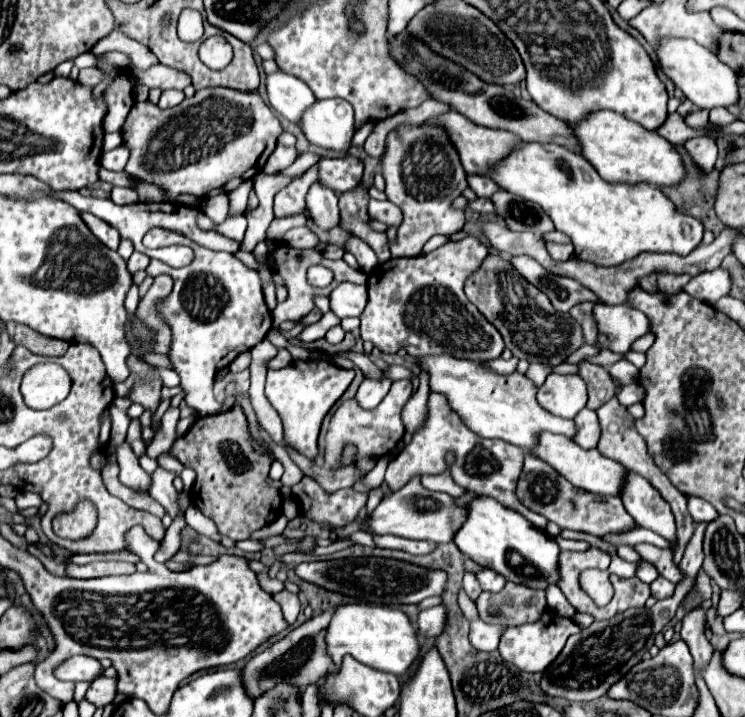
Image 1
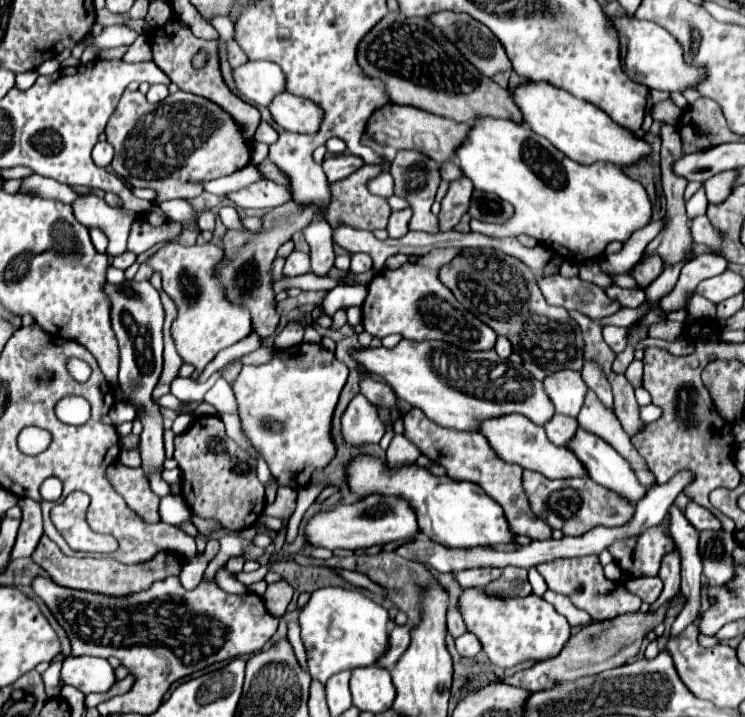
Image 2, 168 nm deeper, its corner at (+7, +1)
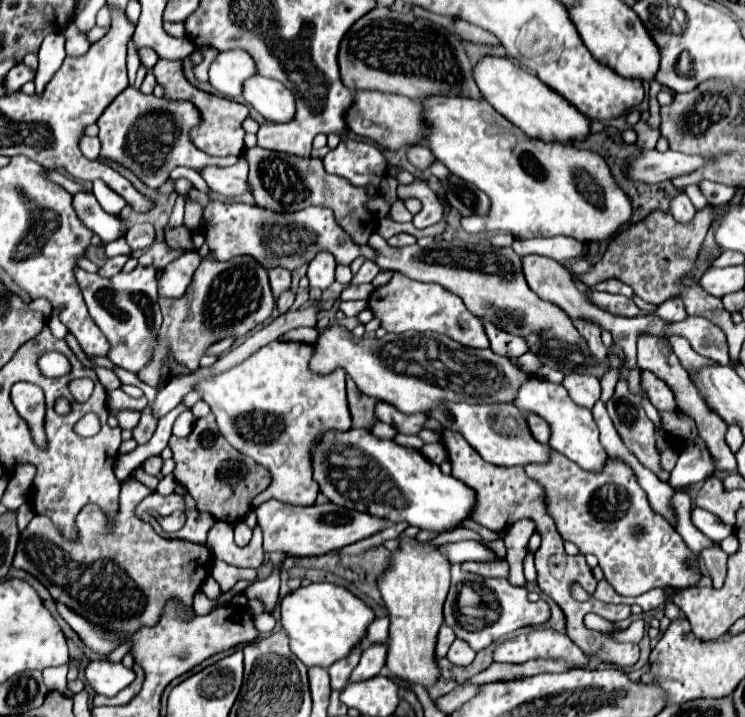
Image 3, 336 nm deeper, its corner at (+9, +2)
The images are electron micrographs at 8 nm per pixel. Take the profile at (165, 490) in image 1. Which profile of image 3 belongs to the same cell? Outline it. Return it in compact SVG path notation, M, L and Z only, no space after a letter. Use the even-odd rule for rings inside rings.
M137 266L129 274L119 272L111 278L89 274L81 268L77 268L75 274L91 318L95 320L95 324L101 328L101 332L107 336L111 344L107 358L133 374L137 374L141 368L145 368L151 362L161 330L161 310L157 304L155 272L157 270L153 266Z

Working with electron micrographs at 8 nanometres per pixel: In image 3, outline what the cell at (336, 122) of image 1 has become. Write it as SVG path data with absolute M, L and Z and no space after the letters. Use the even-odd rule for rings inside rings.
M251 78L243 86L243 98L269 122L291 122L295 118L295 96L271 78Z

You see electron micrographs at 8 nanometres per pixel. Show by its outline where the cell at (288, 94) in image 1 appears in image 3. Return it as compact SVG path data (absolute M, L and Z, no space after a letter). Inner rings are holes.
M229 50L221 52L209 68L209 82L213 88L231 100L241 98L245 80L257 76L257 64L251 54L245 50Z

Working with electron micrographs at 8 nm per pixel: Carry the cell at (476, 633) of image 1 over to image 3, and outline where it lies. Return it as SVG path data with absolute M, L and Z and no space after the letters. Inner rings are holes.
M457 638L457 640L451 644L451 648L449 648L449 652L447 652L447 658L449 658L453 664L457 664L457 666L467 666L467 664L473 662L475 652L471 650L471 646L467 646L467 642L463 642L463 640Z

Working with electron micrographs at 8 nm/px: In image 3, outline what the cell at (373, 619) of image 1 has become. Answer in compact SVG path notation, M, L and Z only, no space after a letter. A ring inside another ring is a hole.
M315 582L287 594L281 600L281 624L291 638L291 650L307 666L329 668L333 662L349 656L353 648L365 642L367 628L375 612L347 588L331 582Z

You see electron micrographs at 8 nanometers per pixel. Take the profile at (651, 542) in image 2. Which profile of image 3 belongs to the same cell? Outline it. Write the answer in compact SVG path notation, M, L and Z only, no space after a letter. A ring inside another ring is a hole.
M555 452L547 466L525 466L525 474L545 488L547 512L555 520L563 540L573 542L583 556L585 554L597 556L605 578L619 594L639 596L657 586L687 588L687 586L695 586L695 582L699 580L701 576L699 568L685 566L687 560L693 560L693 552L685 546L677 530L649 508L647 496L643 494L643 490L639 490L639 484L635 482L635 474L631 474L629 466L623 466L623 462L613 462L611 458L607 462L607 470L599 474L591 474L581 470L563 454Z

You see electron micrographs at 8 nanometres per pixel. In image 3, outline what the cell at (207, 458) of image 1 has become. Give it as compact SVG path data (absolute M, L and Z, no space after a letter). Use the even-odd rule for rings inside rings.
M213 414L199 418L189 436L171 436L169 448L173 450L173 460L177 464L173 472L175 480L183 484L195 498L199 512L207 512L215 520L223 520L229 524L241 522L251 510L251 500L269 486L271 474L267 474L267 470L263 470L263 466L259 466L253 458L237 452L223 438L223 434L219 434Z

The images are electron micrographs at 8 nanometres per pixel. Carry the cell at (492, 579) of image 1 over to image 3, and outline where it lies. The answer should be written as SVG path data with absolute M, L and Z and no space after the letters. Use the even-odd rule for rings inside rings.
M499 560L499 562L467 562L461 564L463 570L471 572L471 574L479 574L483 578L507 578L507 562Z

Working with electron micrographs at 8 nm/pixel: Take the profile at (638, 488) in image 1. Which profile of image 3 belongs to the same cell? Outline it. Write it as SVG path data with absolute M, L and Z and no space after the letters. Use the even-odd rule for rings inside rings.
M533 376L531 380L527 380L521 386L519 398L513 404L519 406L519 410L535 412L549 422L549 426L551 426L549 446L553 450L567 456L569 460L573 460L575 464L579 464L587 472L601 472L605 468L609 456L599 442L599 430L591 418L591 412L583 410L581 406L575 406L575 402L571 402L567 390L561 384L553 384L553 382L547 382L547 380Z

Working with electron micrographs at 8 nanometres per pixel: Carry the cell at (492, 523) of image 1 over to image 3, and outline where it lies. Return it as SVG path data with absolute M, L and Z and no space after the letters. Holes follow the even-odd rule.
M347 430L323 438L313 456L313 478L337 506L367 510L391 522L407 522L429 532L451 532L469 520L475 510L475 490L465 482L443 474L419 450L399 446L393 440L379 440L367 430Z

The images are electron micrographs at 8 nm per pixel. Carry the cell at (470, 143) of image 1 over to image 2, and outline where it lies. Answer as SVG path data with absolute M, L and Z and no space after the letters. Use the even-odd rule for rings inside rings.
M387 103L387 105L379 107L377 111L373 111L373 115L367 121L365 133L379 145L393 147L395 151L403 151L403 149L421 151L423 155L427 155L429 159L435 159L441 165L453 157L457 145L461 145L461 141L469 133L469 125L421 111L411 105Z

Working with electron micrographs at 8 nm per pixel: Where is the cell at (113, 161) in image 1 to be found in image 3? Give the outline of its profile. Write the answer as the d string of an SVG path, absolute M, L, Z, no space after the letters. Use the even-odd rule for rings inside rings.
M81 138L81 150L89 160L97 160L99 158L99 150L101 150L101 140L99 138Z

